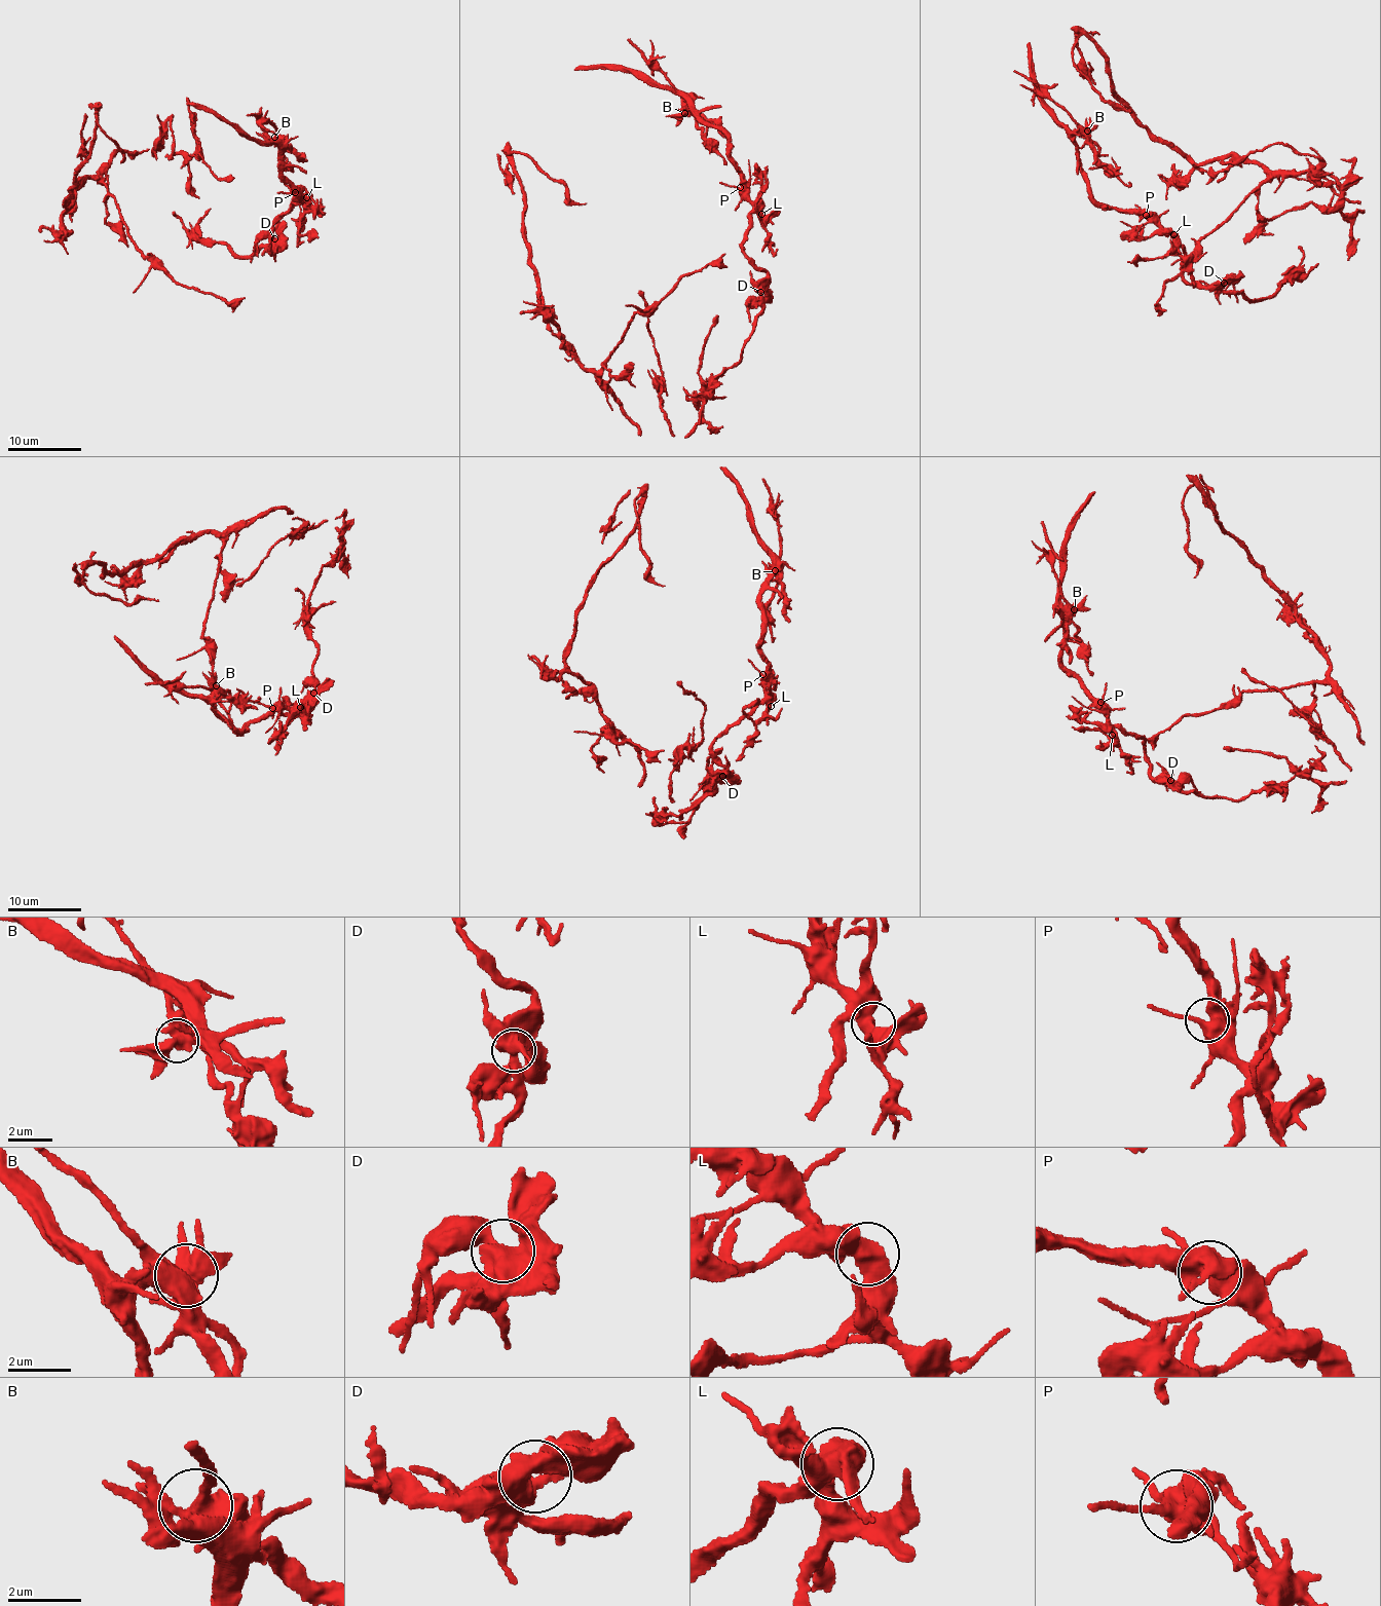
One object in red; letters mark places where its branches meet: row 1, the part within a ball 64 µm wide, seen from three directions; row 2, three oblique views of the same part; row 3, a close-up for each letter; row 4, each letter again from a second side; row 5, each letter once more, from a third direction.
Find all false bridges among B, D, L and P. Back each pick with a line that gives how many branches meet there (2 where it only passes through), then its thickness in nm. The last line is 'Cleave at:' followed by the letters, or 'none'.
Cleave at: none

